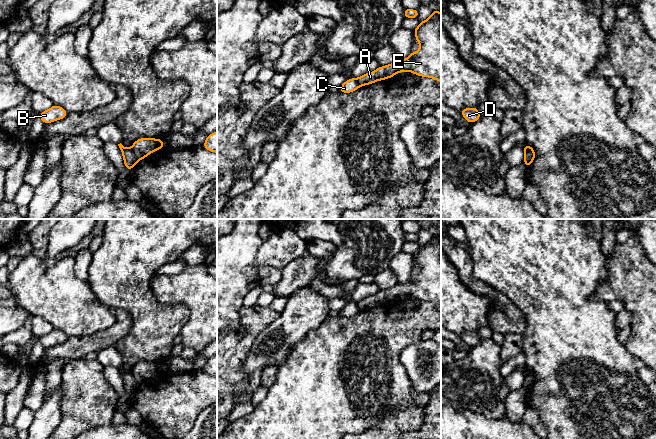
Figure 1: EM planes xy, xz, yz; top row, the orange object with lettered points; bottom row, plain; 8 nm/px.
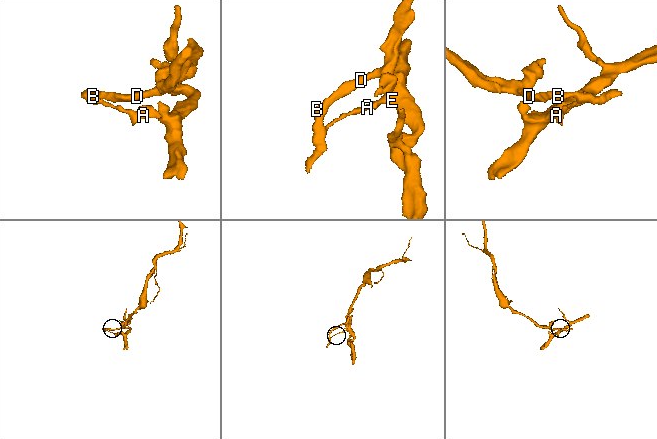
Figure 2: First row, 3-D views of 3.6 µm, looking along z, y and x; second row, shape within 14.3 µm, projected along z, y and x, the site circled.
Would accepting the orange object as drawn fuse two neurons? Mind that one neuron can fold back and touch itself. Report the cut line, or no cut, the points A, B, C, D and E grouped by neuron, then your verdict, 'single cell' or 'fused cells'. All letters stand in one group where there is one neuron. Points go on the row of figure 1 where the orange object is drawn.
xy (131, 148), (137, 160) | A E / B C D | fused cells

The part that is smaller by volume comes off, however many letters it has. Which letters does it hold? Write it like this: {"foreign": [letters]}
{"foreign": ["A", "E"]}

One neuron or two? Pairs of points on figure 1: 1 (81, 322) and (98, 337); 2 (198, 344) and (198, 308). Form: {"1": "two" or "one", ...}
{"1": "two", "2": "one"}

